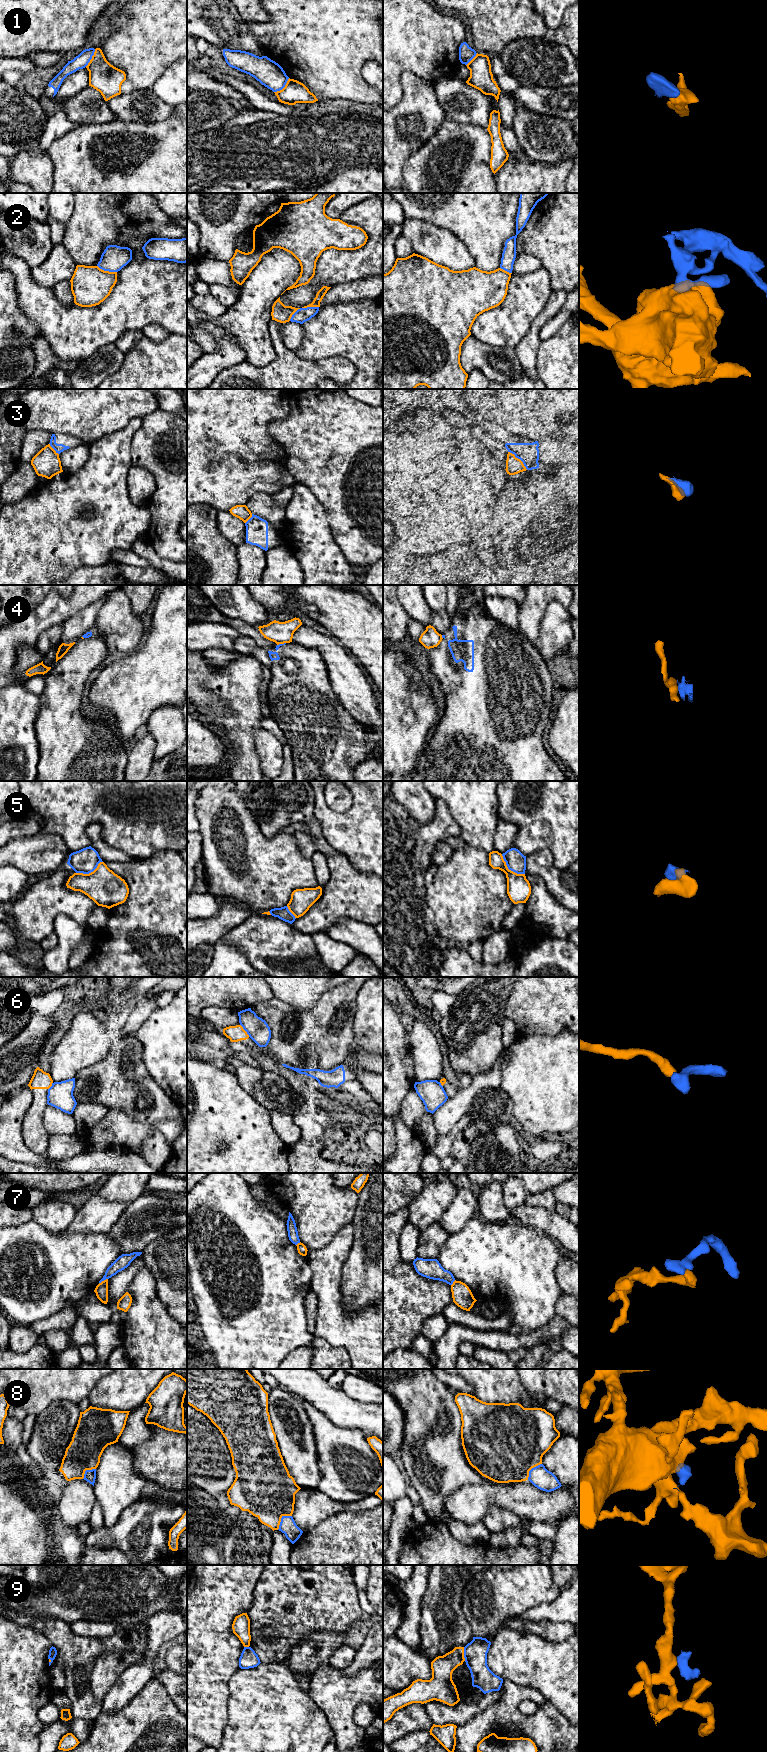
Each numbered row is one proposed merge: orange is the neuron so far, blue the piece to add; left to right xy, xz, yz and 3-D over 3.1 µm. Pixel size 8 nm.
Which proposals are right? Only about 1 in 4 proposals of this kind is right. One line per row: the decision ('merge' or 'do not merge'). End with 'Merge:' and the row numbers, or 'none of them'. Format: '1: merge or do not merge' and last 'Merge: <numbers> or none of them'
1: do not merge
2: do not merge
3: do not merge
4: do not merge
5: do not merge
6: do not merge
7: do not merge
8: do not merge
9: do not merge
Merge: none of them

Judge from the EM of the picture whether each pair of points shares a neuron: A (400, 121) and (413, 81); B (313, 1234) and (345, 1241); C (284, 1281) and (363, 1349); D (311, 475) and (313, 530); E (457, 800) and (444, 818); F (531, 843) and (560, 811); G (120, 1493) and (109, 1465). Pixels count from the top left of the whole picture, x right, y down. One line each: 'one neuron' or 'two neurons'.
A: one neuron
B: two neurons
C: two neurons
D: two neurons
E: two neurons
F: one neuron
G: one neuron

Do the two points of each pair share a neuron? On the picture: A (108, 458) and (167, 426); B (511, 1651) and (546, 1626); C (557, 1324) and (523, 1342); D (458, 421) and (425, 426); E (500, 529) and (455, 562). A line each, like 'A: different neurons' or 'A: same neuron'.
A: different neurons
B: different neurons
C: same neuron
D: same neuron
E: different neurons

